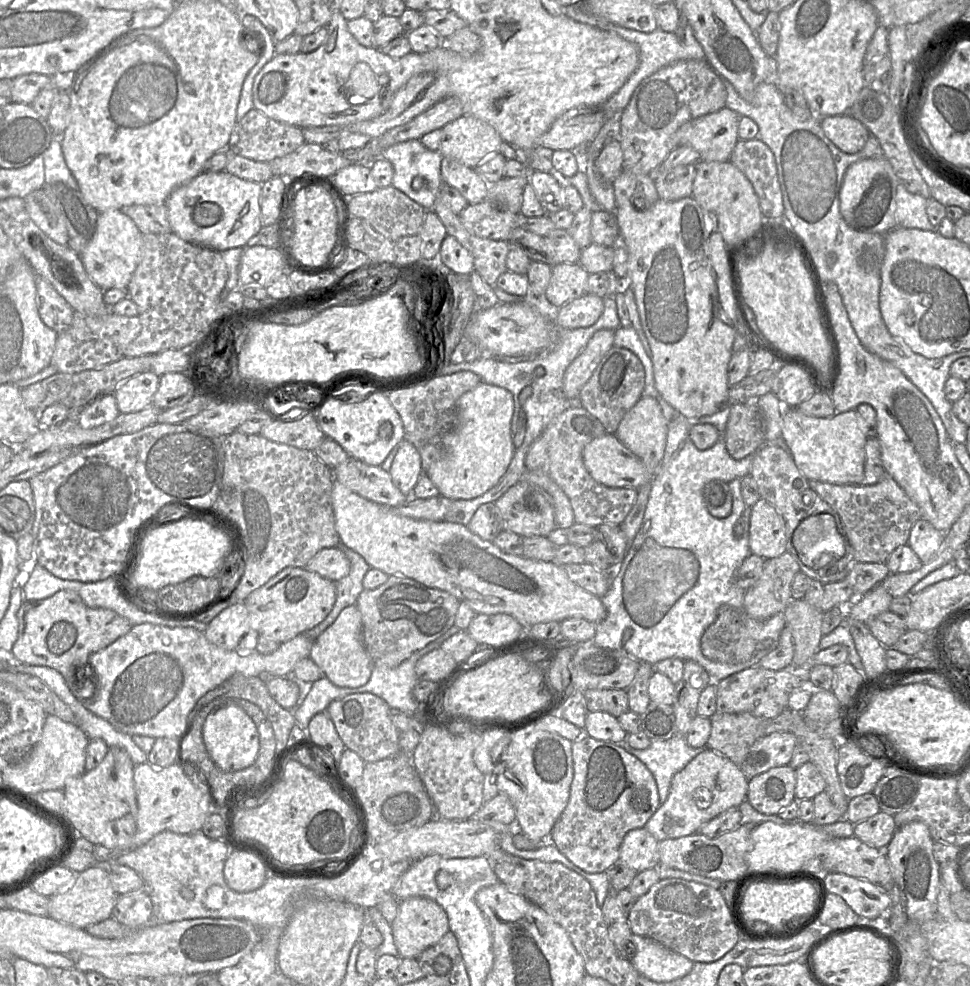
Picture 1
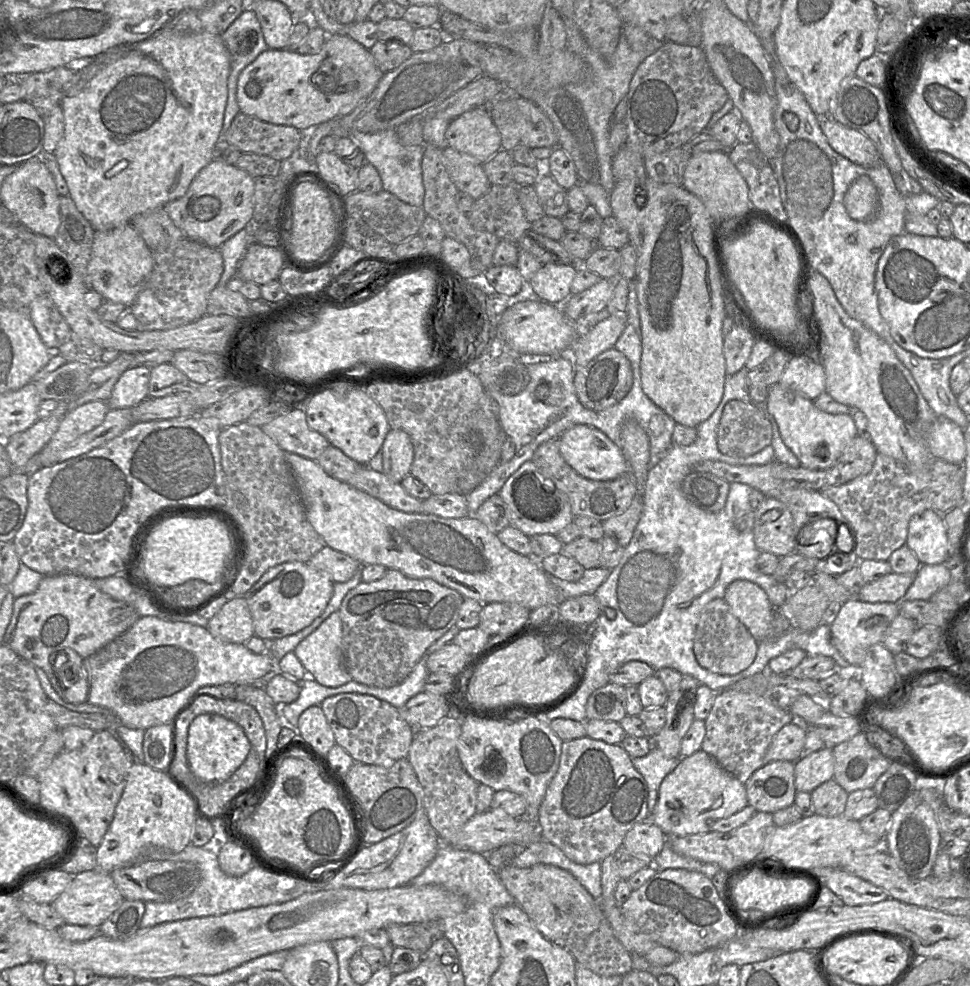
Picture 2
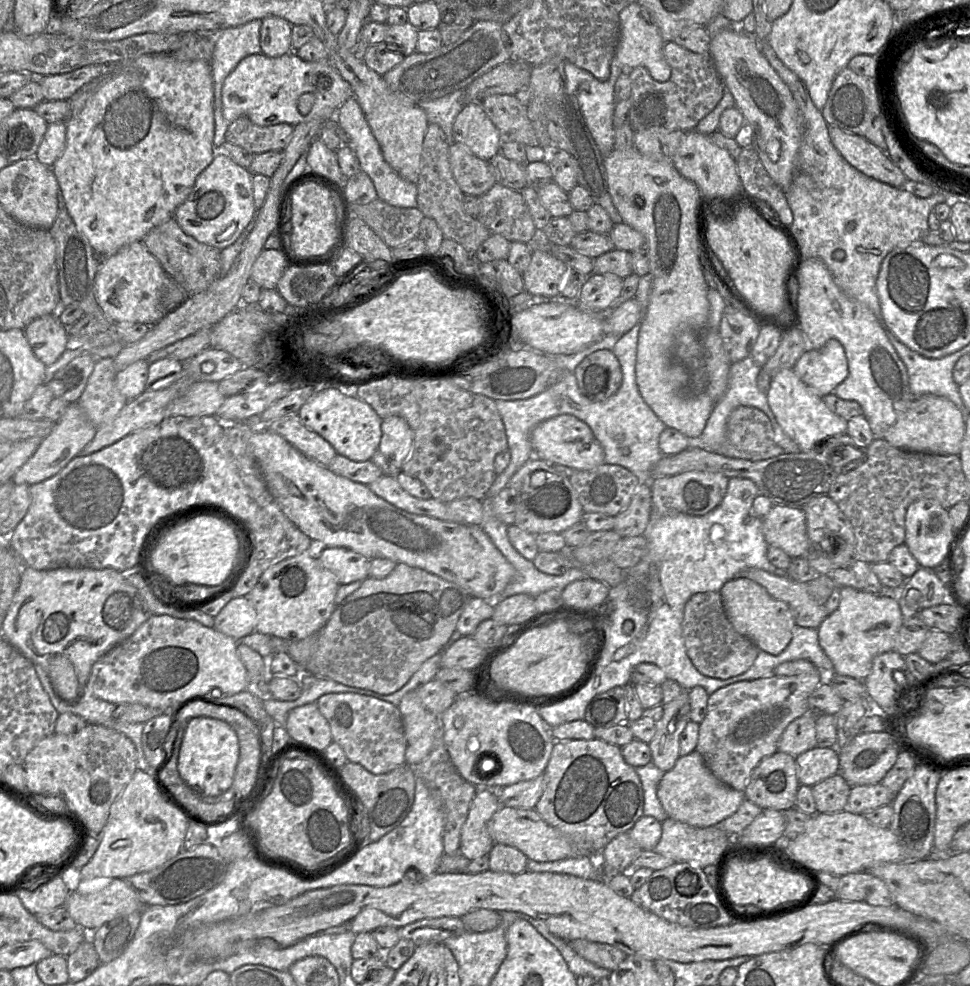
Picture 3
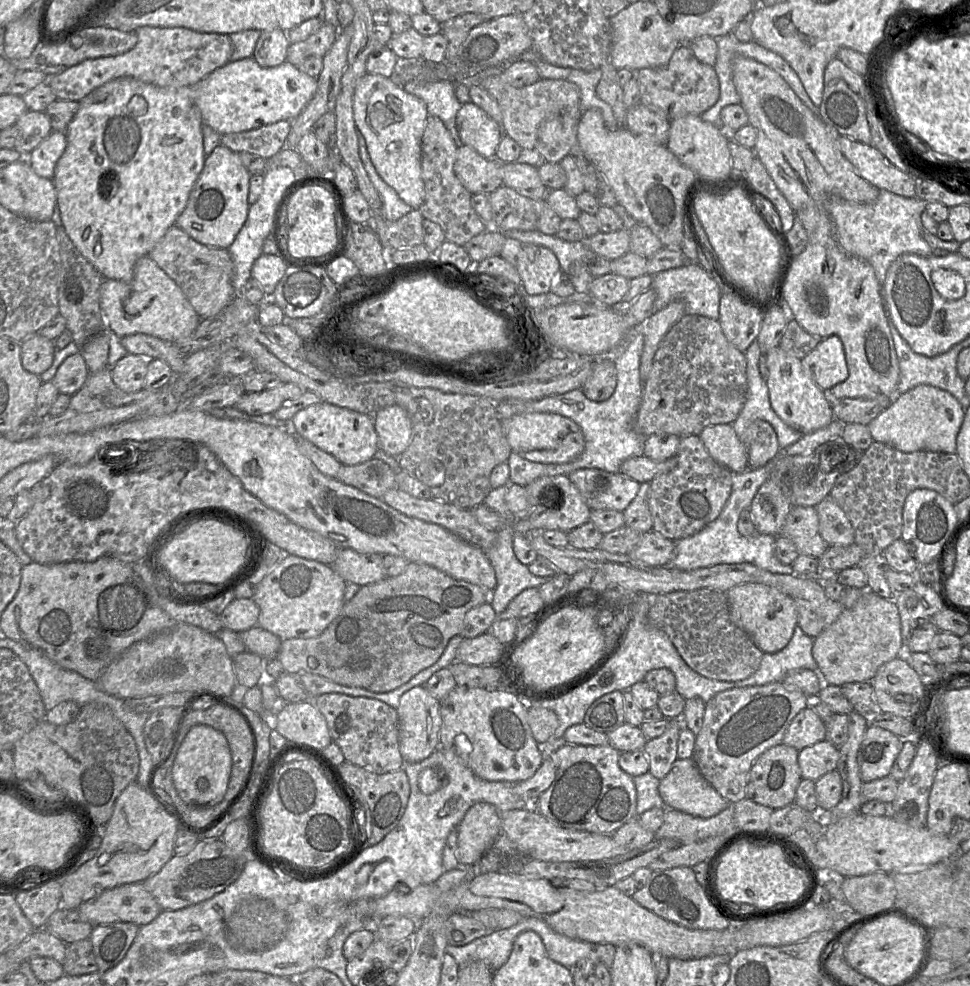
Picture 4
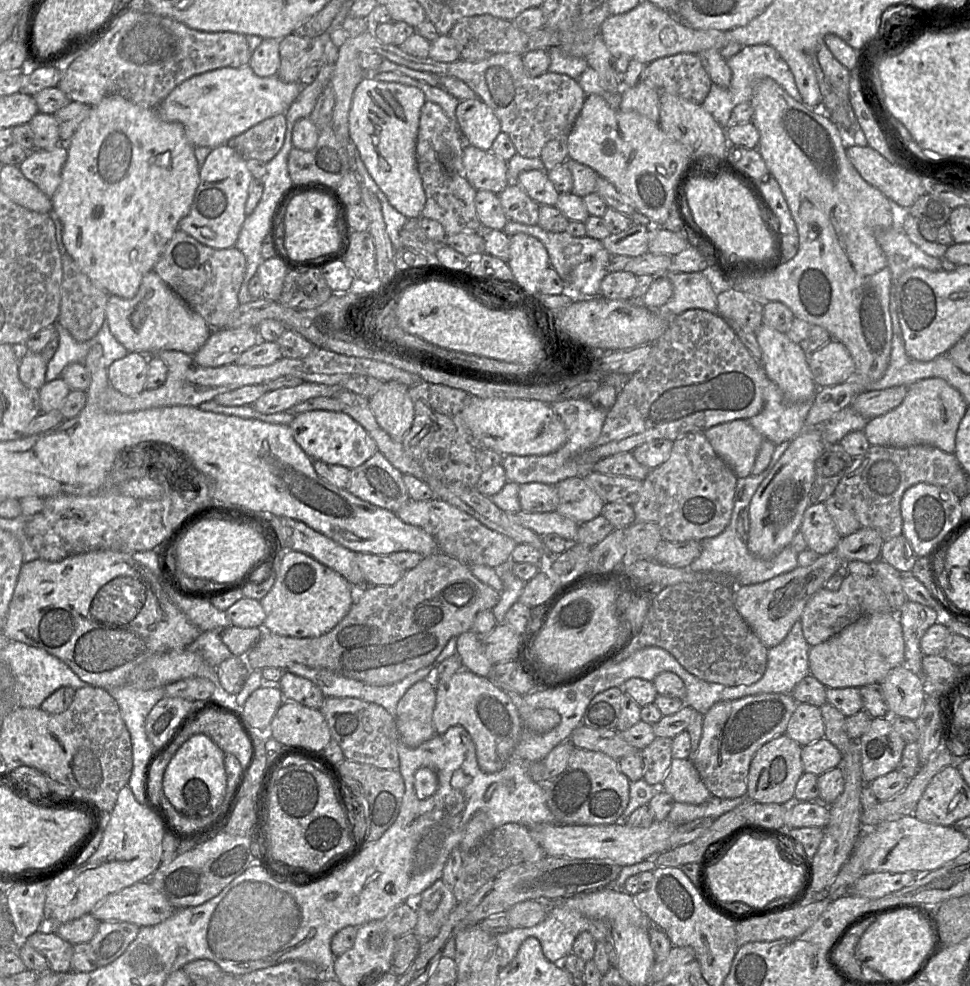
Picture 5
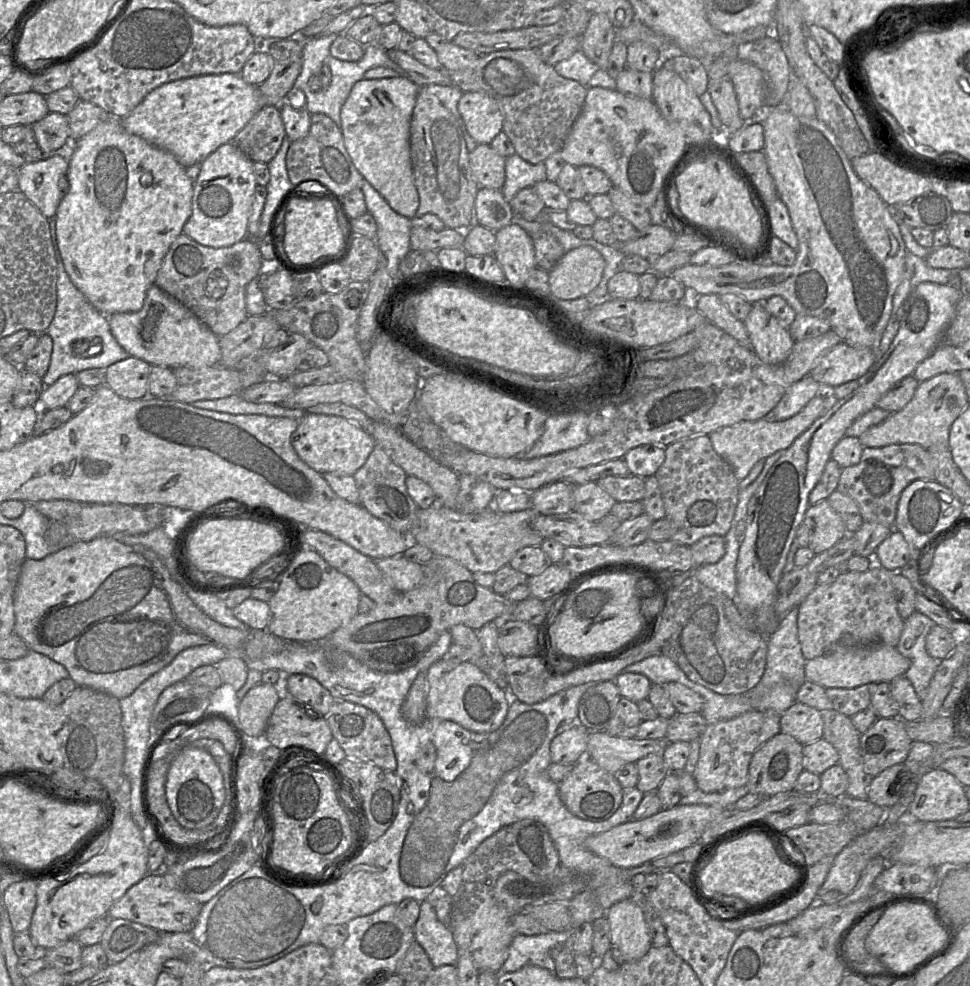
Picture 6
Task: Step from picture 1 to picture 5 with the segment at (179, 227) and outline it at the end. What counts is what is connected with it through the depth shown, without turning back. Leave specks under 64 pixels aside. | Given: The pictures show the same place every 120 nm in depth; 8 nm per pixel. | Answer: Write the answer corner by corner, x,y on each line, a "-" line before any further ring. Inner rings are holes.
228,144
212,149
200,168
199,185
189,213
178,223
179,230
212,248
235,247
247,217
245,206
249,197
250,184
254,178
246,161
247,159

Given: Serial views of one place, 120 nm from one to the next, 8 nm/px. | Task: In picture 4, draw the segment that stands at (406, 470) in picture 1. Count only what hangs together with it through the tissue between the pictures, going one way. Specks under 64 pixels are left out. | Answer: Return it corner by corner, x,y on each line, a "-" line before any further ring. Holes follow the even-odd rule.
398,405
386,406
373,415
378,448
399,457
408,447
412,424
407,412

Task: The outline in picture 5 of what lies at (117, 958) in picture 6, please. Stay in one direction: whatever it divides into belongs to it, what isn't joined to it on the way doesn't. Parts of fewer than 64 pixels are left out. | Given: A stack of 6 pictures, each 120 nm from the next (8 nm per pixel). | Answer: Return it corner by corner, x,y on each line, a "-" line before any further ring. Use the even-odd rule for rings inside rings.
100,922
89,942
96,954
98,966
106,966
120,957
136,939
140,929
128,922

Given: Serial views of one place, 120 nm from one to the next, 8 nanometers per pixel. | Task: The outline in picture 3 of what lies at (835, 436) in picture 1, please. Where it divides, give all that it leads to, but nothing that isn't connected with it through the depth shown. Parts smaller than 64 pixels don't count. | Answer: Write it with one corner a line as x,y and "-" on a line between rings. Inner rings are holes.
782,369
772,376
767,401
777,422
783,431
799,446
800,451
813,449
817,444
831,436
845,434
847,430
847,420
833,413
825,405
822,398
811,391
794,373
793,369

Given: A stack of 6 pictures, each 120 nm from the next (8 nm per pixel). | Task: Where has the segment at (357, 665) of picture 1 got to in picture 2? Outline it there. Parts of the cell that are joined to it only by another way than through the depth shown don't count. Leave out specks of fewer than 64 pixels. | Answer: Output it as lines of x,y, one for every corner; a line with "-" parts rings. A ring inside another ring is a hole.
339,610
332,613
316,630
294,649
305,670
322,686
335,688
352,681
343,664
342,621

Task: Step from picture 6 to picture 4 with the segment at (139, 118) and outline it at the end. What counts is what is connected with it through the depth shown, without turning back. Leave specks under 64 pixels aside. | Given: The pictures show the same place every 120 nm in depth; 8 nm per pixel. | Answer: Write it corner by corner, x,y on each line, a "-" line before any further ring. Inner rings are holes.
253,57
229,61
204,78
195,87
195,103
203,124
209,125
220,135
248,131
280,120
294,120
302,112
317,90
317,78
300,71
297,66
285,61
276,67
262,67

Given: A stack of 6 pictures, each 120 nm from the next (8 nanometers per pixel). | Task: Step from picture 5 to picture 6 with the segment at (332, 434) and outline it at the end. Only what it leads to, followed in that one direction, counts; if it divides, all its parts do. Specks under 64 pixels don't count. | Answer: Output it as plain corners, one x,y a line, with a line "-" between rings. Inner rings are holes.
306,413
291,435
300,459
315,471
353,476
366,462
376,443
360,426
339,416

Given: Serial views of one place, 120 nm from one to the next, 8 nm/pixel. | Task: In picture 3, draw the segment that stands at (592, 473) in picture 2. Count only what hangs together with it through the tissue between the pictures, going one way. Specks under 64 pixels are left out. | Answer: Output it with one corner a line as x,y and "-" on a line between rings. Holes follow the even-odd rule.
563,414
541,422
532,430
530,439
534,456
553,465
589,471
605,464
604,450
591,428
572,415

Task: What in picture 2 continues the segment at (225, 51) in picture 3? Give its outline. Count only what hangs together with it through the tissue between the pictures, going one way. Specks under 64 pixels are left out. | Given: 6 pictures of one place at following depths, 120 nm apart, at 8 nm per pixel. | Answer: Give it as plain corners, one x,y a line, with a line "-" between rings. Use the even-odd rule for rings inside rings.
246,8
221,34
223,43
231,57
231,70
228,77
228,99
224,112
221,136
235,116
240,113
237,103
237,83
241,71
268,49
261,24
255,12

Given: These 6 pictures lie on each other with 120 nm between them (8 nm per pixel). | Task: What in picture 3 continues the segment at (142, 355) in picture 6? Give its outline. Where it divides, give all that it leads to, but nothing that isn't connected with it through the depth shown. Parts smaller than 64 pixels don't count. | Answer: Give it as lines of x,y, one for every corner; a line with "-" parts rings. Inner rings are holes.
143,241
132,242
113,255
101,257
94,293
102,312
114,324
134,322
154,325
188,297
185,289
168,275

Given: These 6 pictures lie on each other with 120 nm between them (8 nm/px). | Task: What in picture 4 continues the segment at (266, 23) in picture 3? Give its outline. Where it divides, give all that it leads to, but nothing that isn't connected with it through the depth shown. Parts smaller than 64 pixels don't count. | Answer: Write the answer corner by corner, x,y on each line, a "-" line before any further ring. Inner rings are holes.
282,29
262,31
252,57
262,67
276,67
286,61
289,45
287,31

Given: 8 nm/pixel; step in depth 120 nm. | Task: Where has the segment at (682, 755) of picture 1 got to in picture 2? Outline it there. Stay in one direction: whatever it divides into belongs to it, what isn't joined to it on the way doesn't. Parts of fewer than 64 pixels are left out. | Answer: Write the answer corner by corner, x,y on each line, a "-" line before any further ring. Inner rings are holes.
651,748
644,757
632,758
635,769
644,777
648,786
648,812
651,815
659,797
662,780
679,764
681,758
667,758
658,748

